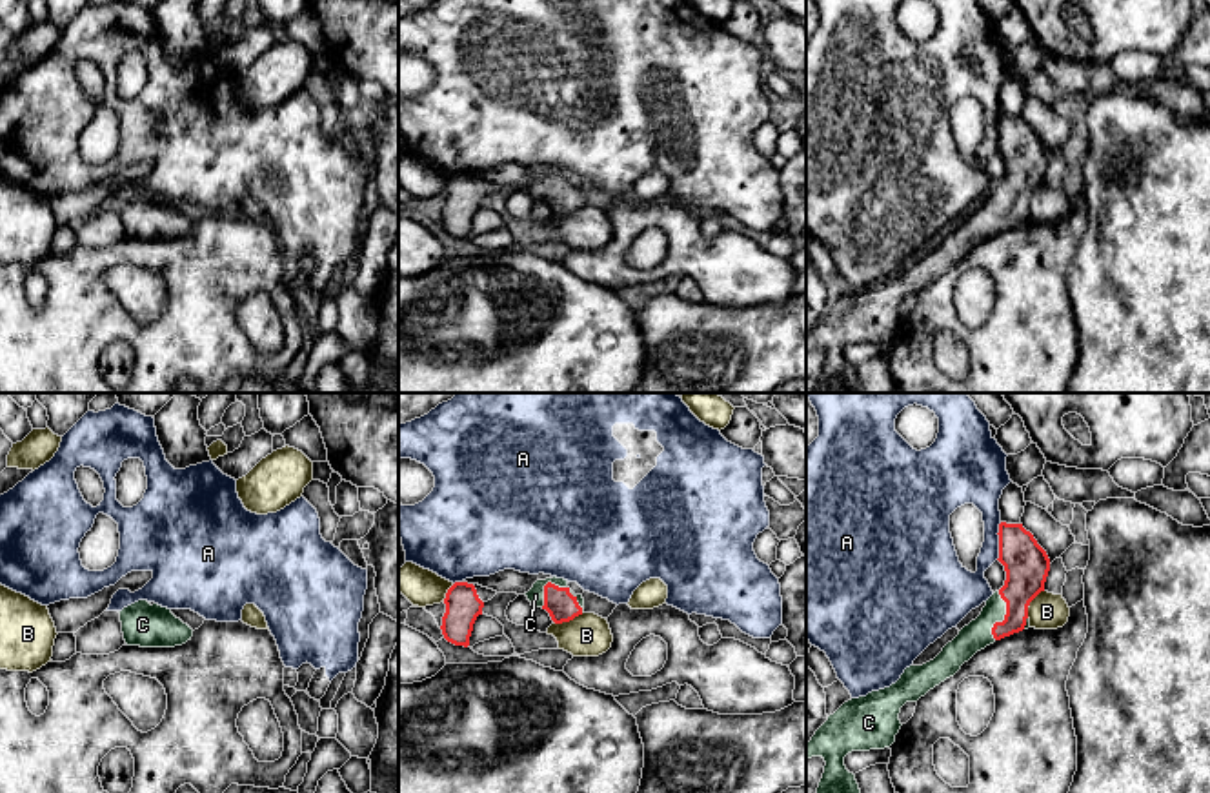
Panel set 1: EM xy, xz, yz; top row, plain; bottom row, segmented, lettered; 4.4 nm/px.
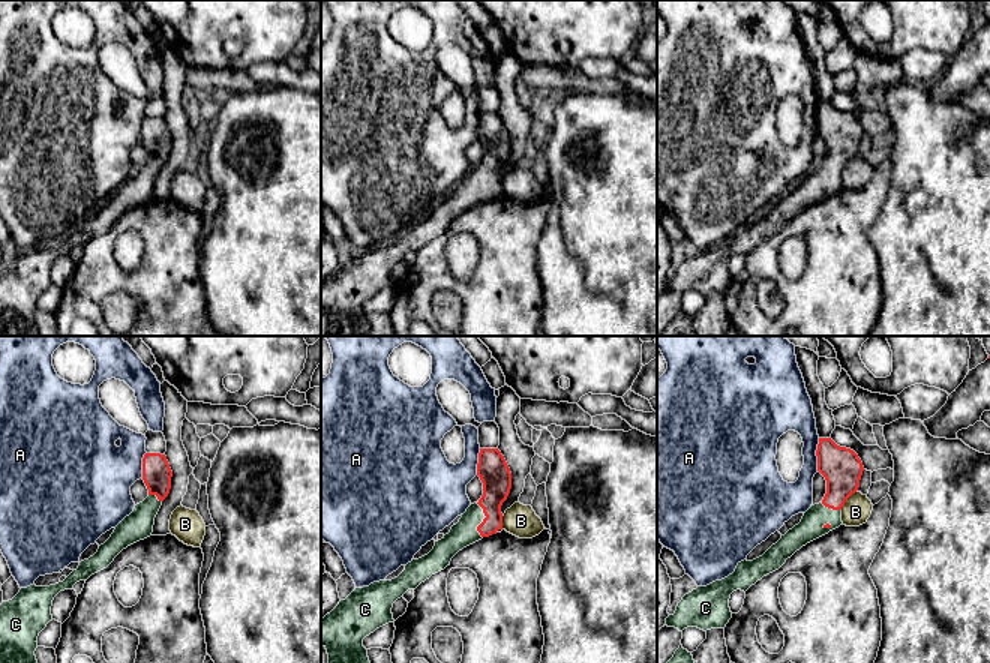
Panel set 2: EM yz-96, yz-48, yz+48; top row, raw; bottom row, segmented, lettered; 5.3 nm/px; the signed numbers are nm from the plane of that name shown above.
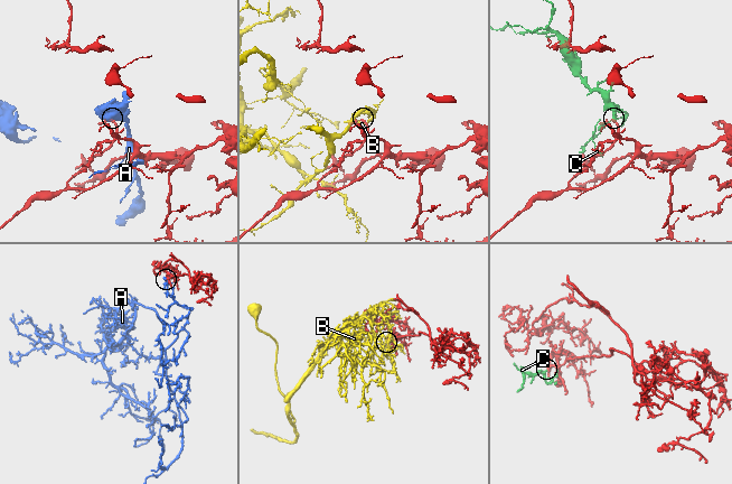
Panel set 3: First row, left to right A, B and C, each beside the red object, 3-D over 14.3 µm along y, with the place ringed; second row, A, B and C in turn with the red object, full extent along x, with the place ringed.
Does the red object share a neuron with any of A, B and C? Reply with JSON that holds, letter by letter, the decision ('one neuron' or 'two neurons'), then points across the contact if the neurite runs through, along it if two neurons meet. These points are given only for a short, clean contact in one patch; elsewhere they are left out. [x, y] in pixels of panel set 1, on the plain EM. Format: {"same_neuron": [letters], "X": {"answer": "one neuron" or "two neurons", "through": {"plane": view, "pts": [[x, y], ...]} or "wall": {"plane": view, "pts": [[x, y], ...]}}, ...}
{"same_neuron": ["C"], "A": {"answer": "two neurons"}, "B": {"answer": "two neurons"}, "C": {"answer": "one neuron"}}

